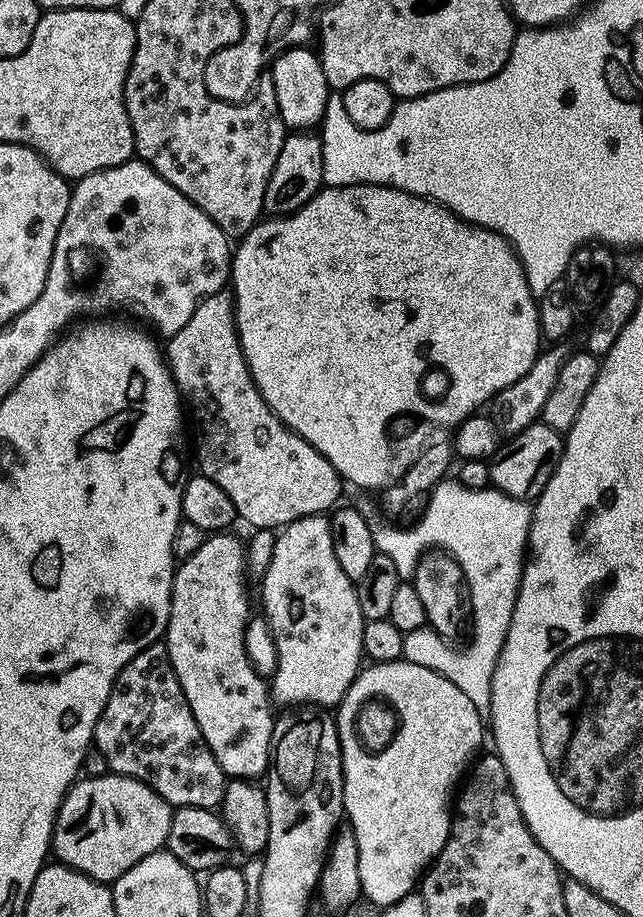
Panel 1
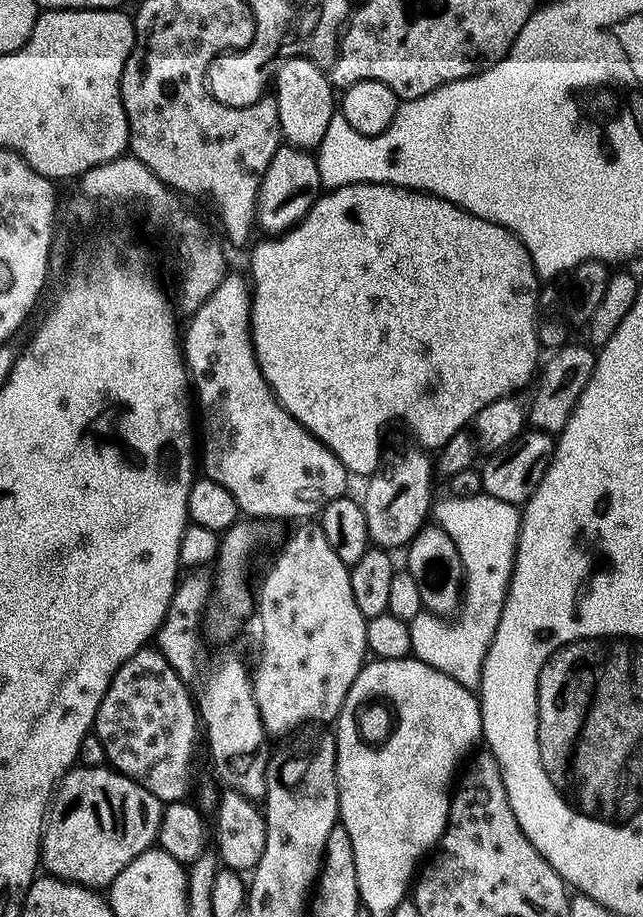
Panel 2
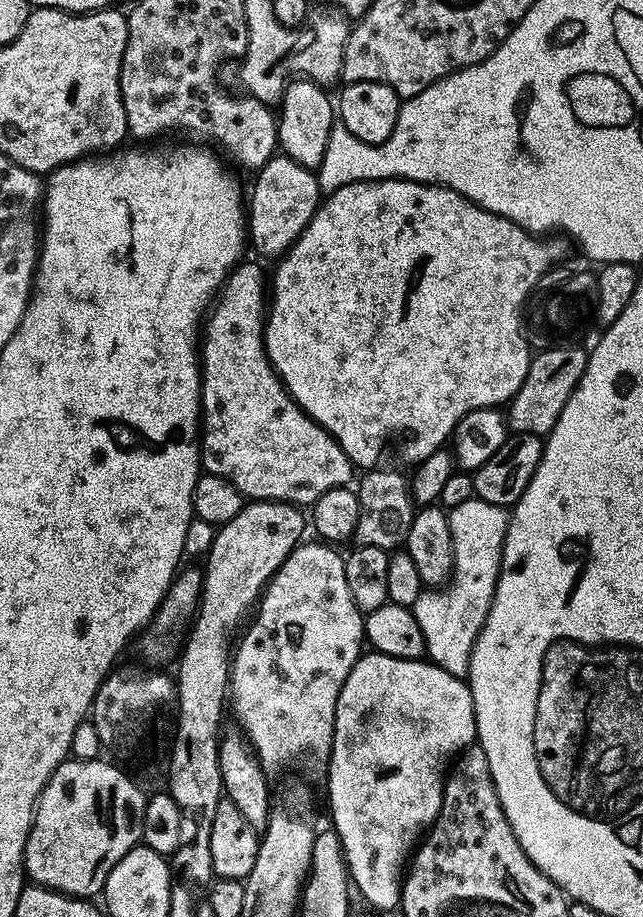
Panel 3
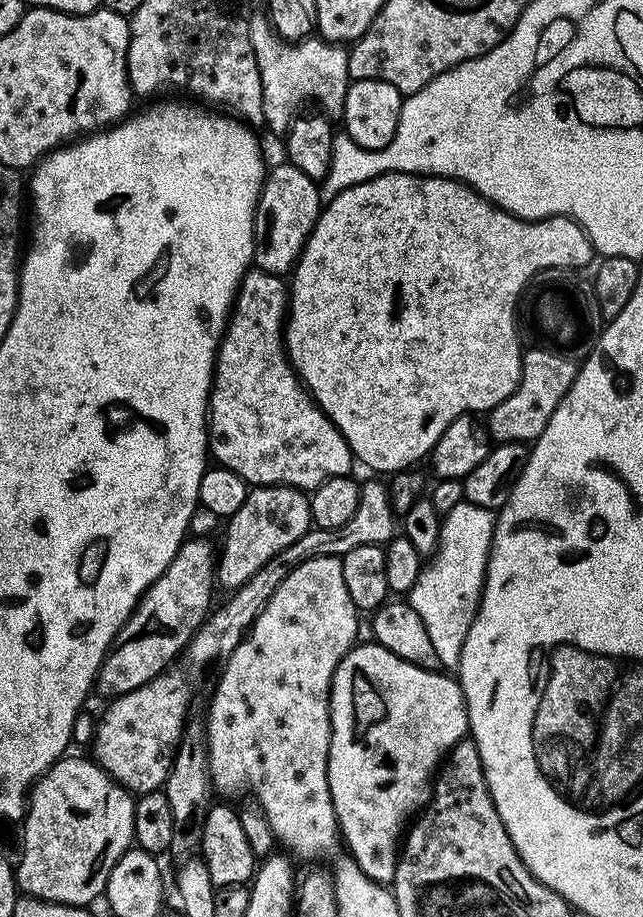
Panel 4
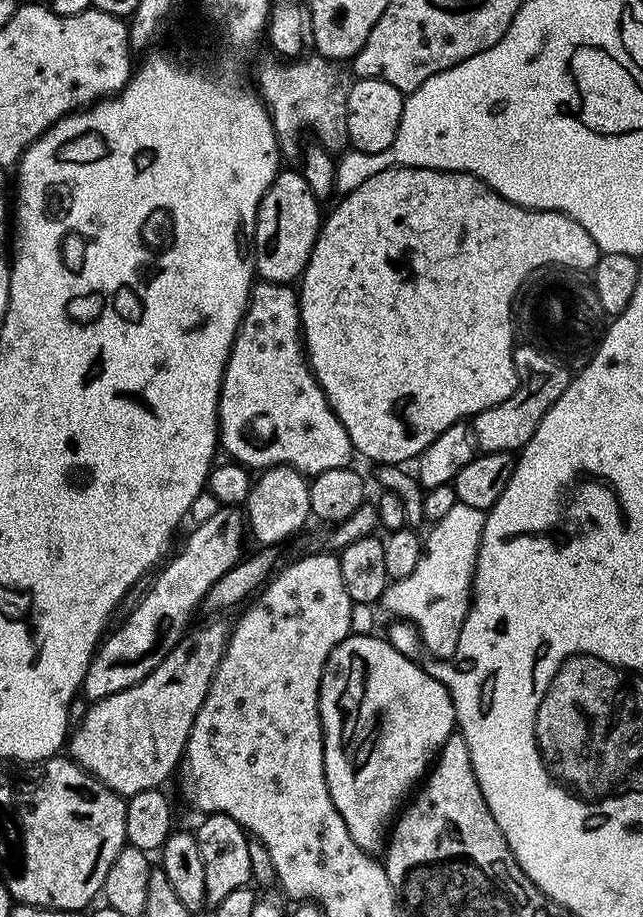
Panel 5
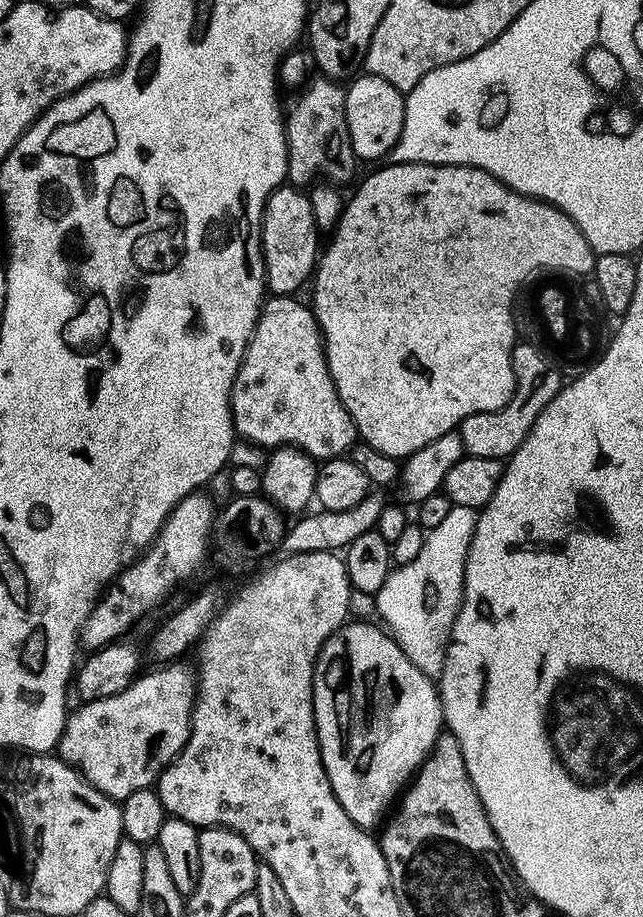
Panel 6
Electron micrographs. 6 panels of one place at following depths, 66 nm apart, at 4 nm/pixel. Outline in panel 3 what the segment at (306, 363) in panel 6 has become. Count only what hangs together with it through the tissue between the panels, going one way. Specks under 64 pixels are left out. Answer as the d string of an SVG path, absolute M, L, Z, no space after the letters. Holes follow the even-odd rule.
M241 262L228 273L222 287L218 292L218 299L207 317L202 328L202 343L198 348L198 359L200 362L200 411L202 413L202 443L200 445L200 463L203 471L209 476L221 476L239 490L241 496L249 501L253 500L277 500L283 504L295 504L297 506L311 506L315 504L326 490L342 488L353 483L352 472L354 466L346 458L342 446L333 438L327 430L314 418L310 418L294 402L294 398L284 389L284 384L279 376L272 371L272 364L264 353L264 322L266 319L266 274L256 264Z

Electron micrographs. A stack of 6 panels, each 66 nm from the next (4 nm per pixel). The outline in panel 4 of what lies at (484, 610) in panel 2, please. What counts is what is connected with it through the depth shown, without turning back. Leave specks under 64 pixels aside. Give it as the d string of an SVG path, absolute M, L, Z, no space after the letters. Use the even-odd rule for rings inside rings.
M467 502L454 506L454 510L443 517L440 548L429 563L433 564L421 571L416 585L406 594L406 603L418 610L445 669L459 669L466 634L470 634L470 626L480 608L480 597L484 595L484 579L495 526L496 516L491 508Z

